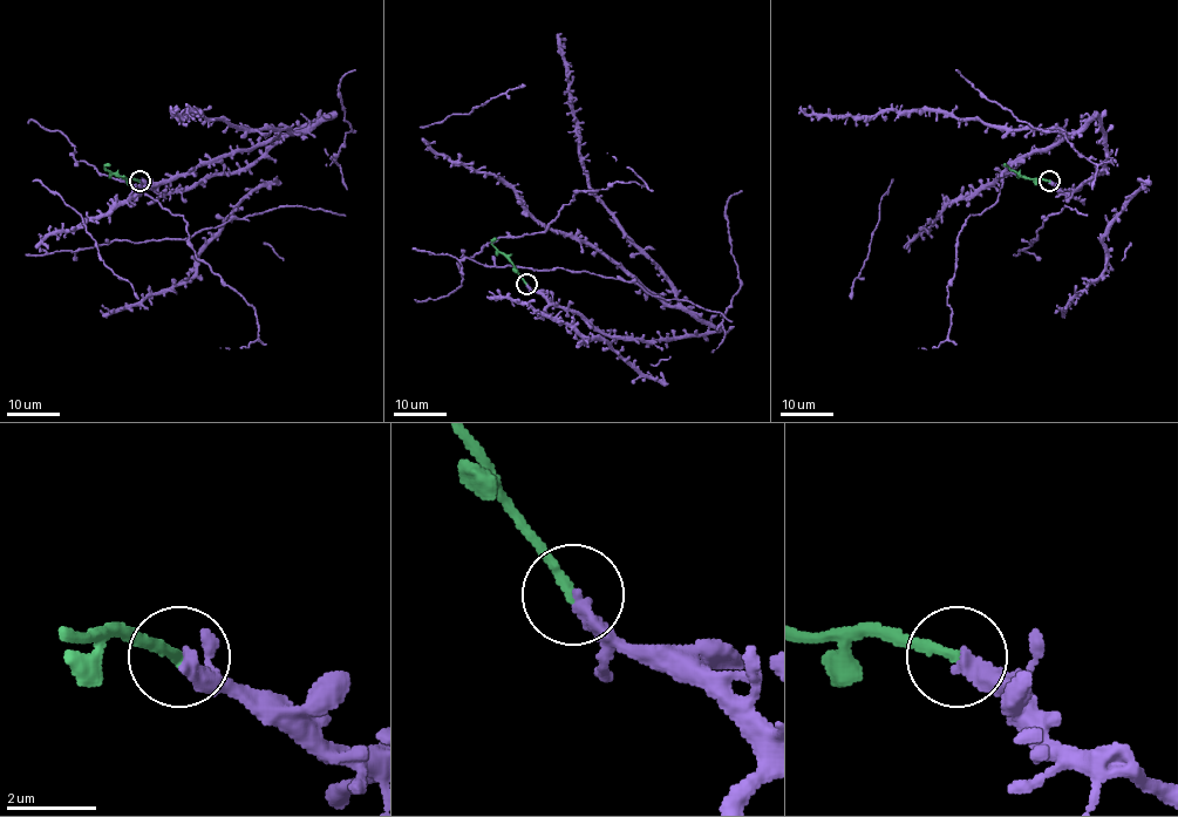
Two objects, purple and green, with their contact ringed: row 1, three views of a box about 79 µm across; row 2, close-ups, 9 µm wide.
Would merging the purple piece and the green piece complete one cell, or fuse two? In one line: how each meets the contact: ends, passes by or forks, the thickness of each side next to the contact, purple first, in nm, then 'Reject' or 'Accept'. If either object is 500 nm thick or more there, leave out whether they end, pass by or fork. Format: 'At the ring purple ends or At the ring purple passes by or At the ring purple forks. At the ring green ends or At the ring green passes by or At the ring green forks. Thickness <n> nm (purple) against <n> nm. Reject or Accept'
At the ring purple ends. At the ring green ends. Thickness 360 nm (purple) against 240 nm. Accept

